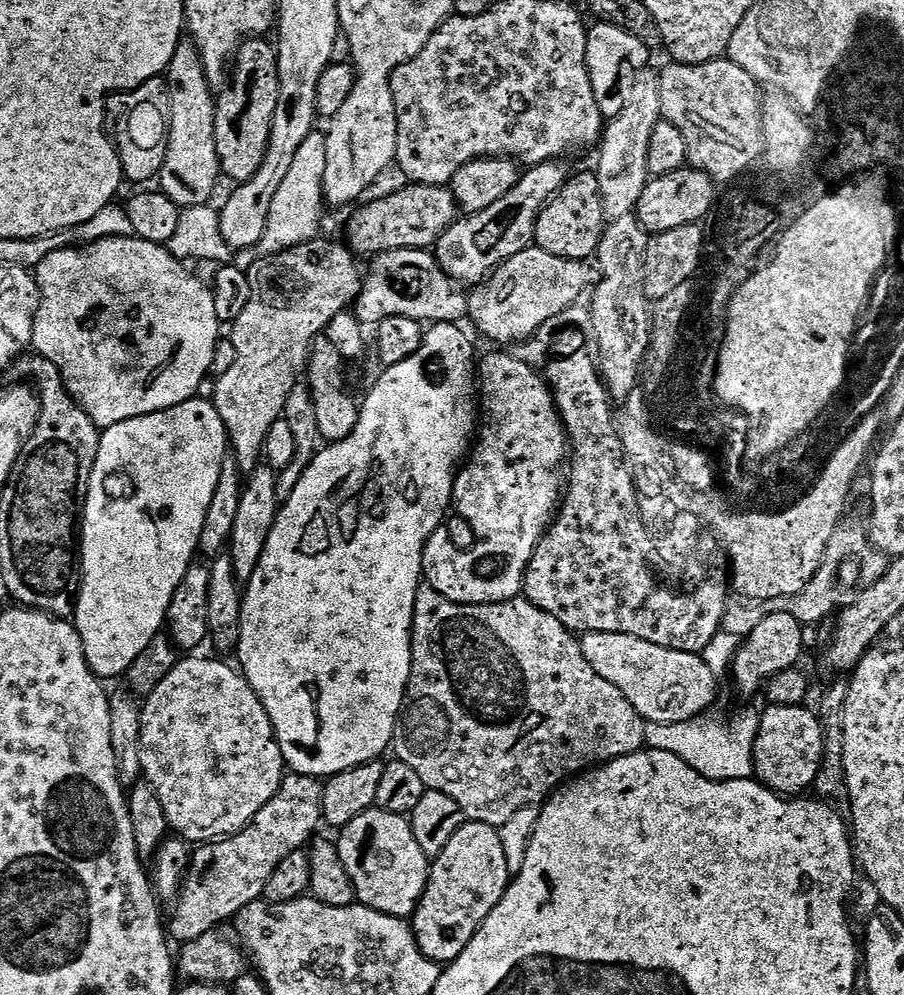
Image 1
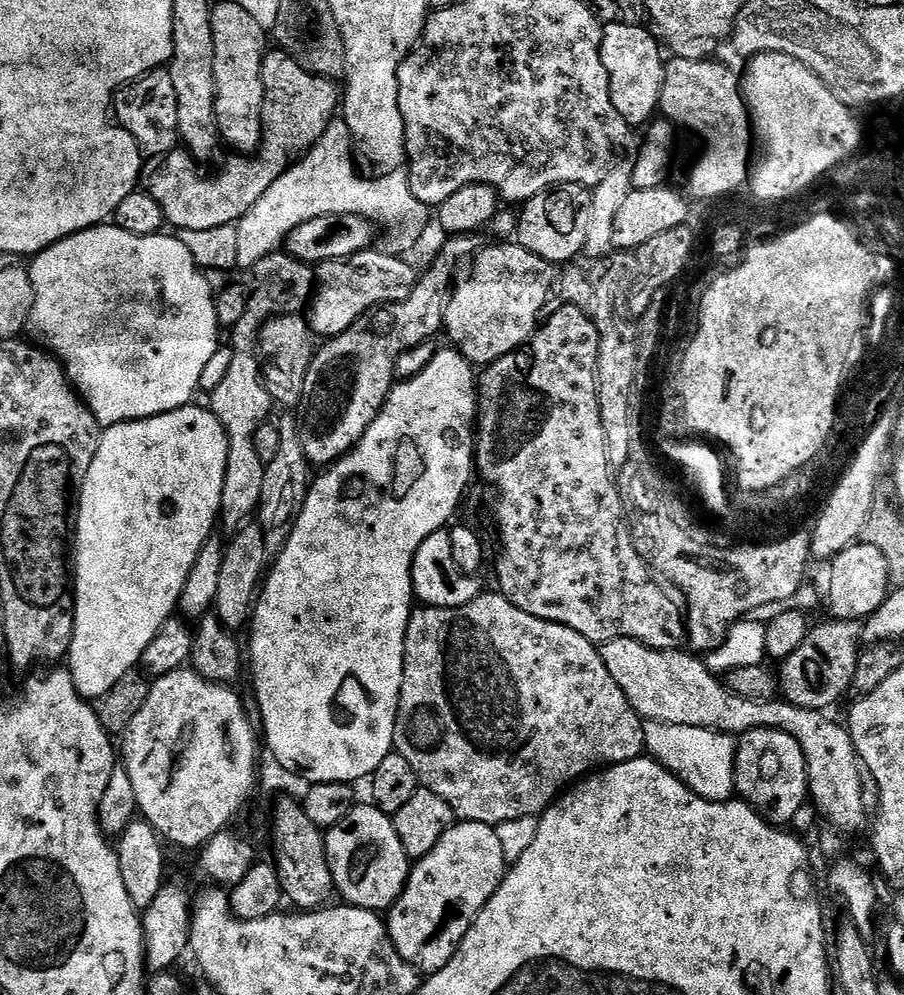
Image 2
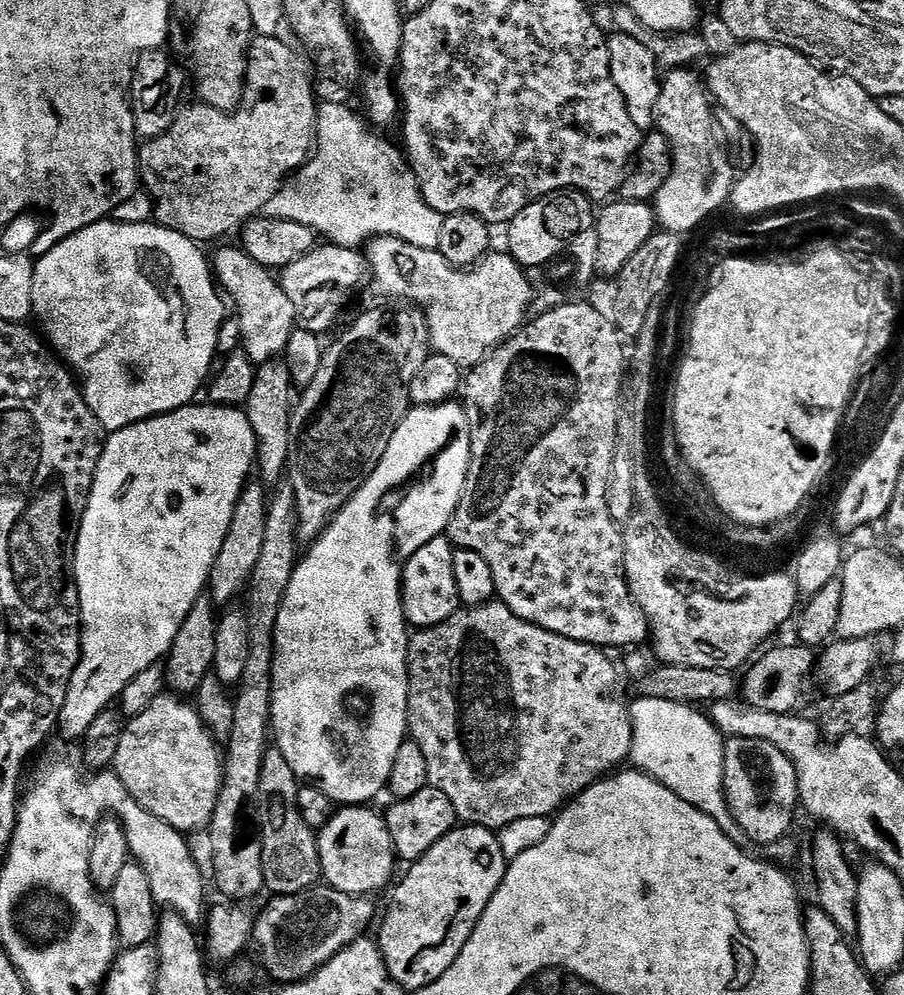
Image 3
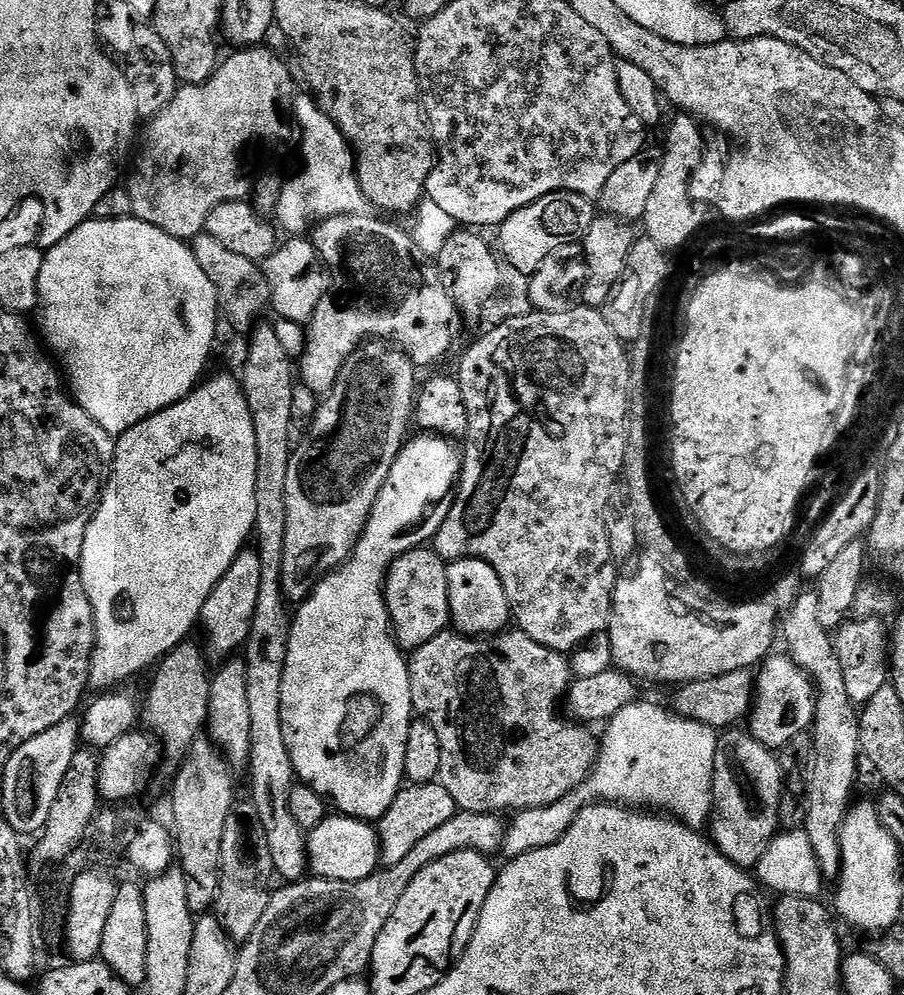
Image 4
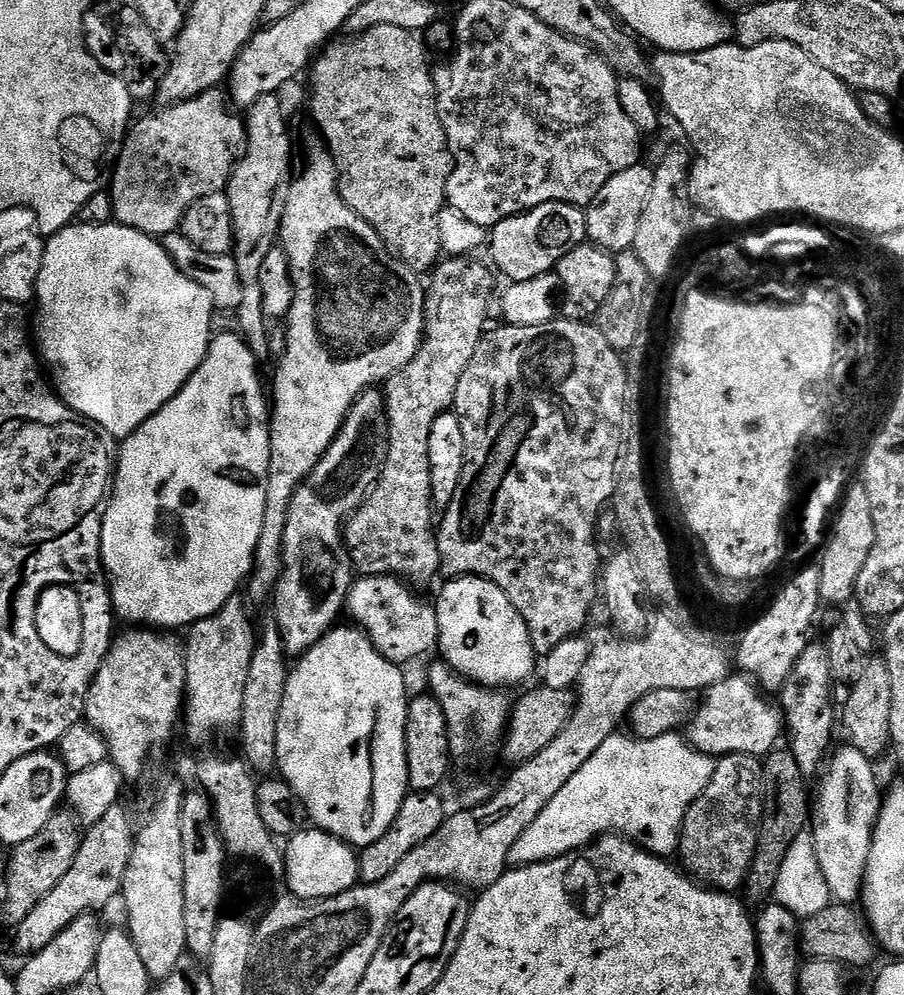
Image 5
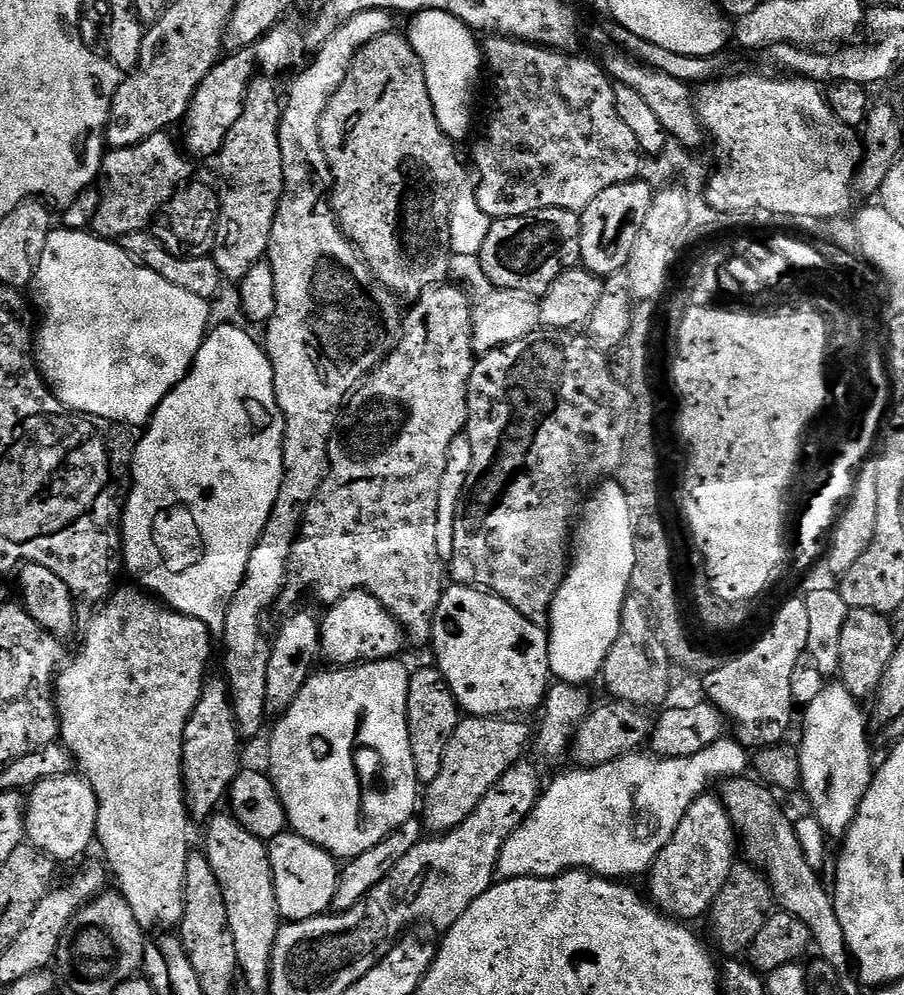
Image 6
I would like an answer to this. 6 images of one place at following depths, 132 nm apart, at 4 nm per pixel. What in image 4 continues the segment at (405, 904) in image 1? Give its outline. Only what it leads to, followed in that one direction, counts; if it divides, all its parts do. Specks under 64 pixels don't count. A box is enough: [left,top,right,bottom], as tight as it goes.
[308,814,381,882]

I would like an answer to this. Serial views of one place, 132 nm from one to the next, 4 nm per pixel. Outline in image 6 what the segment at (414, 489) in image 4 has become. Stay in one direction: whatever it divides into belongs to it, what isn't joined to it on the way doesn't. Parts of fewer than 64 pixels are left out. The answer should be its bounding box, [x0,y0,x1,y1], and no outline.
[268,662,418,861]

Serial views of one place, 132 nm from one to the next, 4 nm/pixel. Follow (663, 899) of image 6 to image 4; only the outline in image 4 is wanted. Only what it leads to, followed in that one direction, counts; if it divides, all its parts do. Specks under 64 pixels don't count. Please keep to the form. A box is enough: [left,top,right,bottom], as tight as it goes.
[710,730,786,870]

